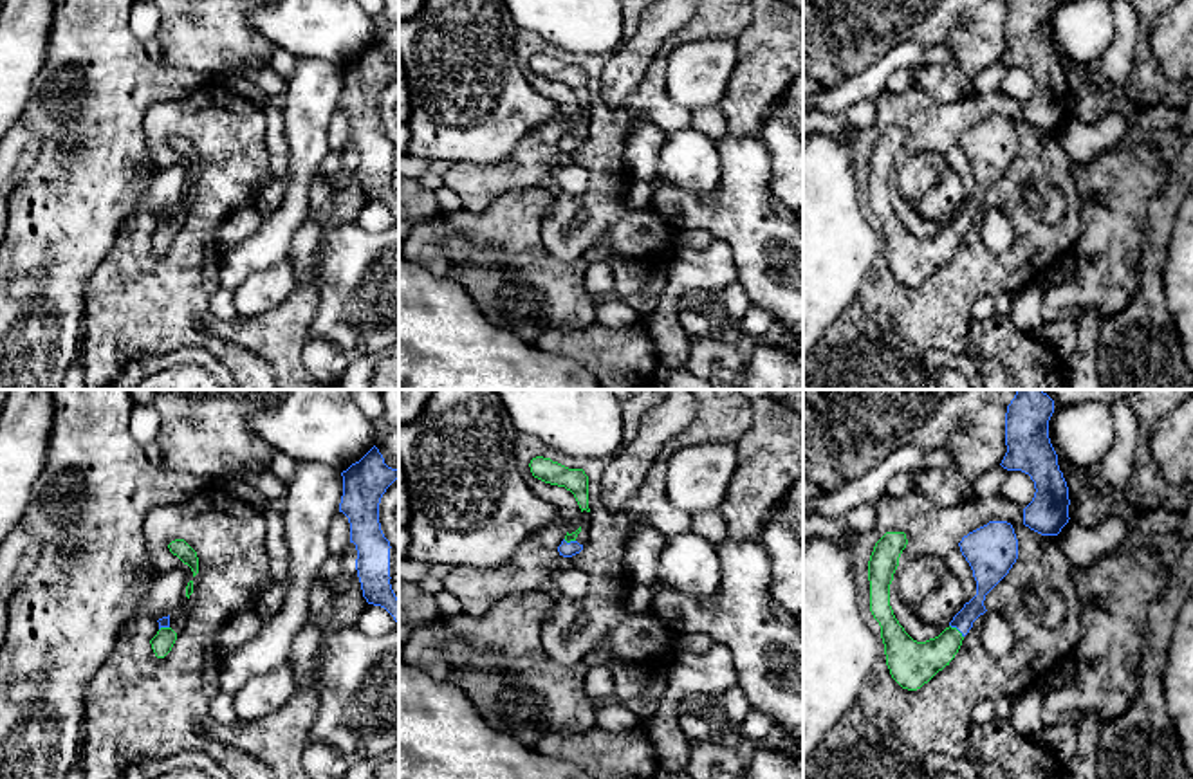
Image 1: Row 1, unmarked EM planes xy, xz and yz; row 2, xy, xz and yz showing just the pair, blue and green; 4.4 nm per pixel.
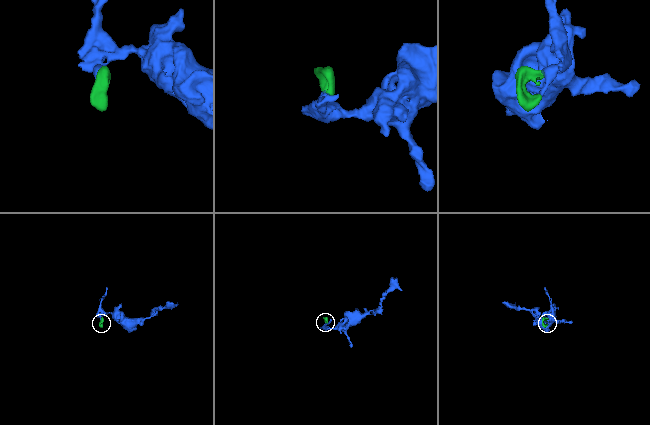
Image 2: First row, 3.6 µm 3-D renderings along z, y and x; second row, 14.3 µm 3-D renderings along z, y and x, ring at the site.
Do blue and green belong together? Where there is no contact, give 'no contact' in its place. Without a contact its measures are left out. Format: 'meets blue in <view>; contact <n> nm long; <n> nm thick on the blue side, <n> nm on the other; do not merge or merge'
meets blue in yz; contact 90 nm long; 90 nm thick on the blue side, 200 nm on the other; merge

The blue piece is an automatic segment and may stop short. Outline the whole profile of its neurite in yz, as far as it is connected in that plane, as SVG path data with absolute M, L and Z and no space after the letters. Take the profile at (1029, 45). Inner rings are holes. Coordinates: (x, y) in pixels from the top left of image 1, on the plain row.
M1009 0L1005 9L1007 49L1002 63L1022 67L1034 78L1034 94L1023 105L1023 121L1041 132L1058 132L1068 119L1068 83L1049 34L1054 0Z

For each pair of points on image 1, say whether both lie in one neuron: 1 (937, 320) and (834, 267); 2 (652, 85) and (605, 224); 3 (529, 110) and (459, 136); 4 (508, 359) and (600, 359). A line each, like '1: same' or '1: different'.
1: different
2: same
3: same
4: different

